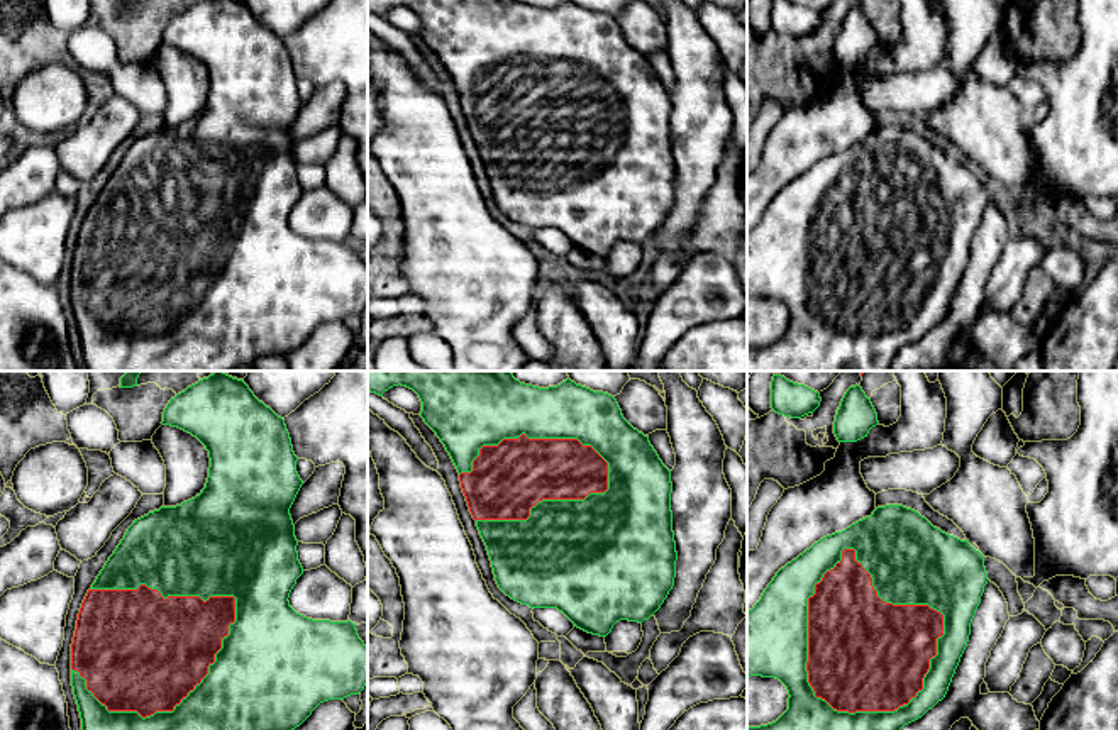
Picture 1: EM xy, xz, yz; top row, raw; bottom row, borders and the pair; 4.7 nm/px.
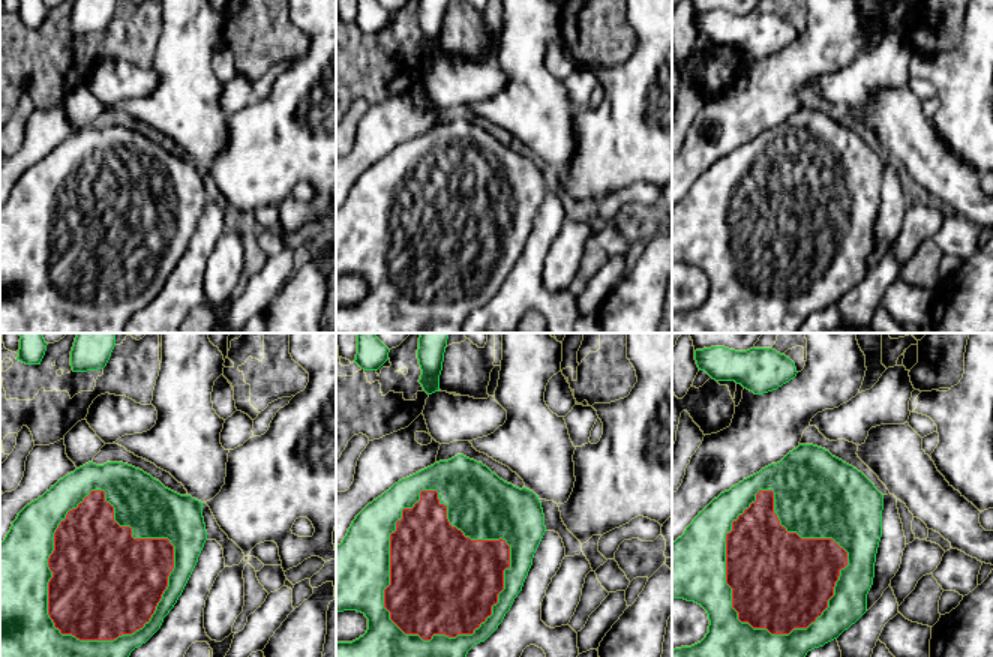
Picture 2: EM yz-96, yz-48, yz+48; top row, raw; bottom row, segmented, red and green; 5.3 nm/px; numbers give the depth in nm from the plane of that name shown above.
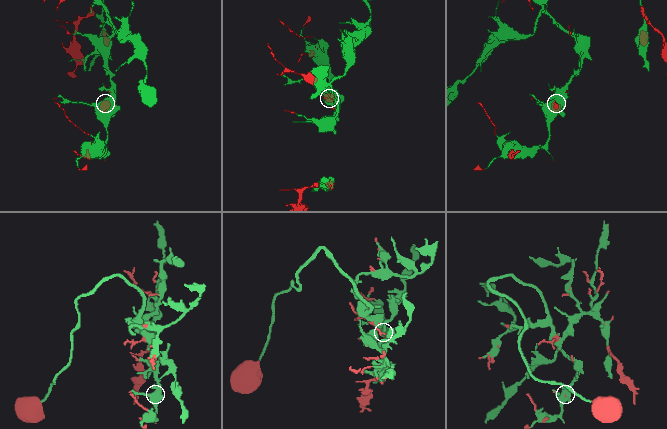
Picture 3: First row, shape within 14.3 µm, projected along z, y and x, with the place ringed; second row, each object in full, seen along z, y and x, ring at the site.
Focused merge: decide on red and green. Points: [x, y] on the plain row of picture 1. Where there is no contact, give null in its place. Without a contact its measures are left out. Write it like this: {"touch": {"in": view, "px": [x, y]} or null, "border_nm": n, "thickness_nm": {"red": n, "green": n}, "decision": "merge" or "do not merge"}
{"touch": {"in": "yz", "px": [808, 280]}, "border_nm": 800, "thickness_nm": {"red": 500, "green": 340}, "decision": "merge"}

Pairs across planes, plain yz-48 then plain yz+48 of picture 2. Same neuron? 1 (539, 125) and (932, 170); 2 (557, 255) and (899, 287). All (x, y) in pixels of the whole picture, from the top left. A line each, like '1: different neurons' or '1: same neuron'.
1: same neuron
2: different neurons

